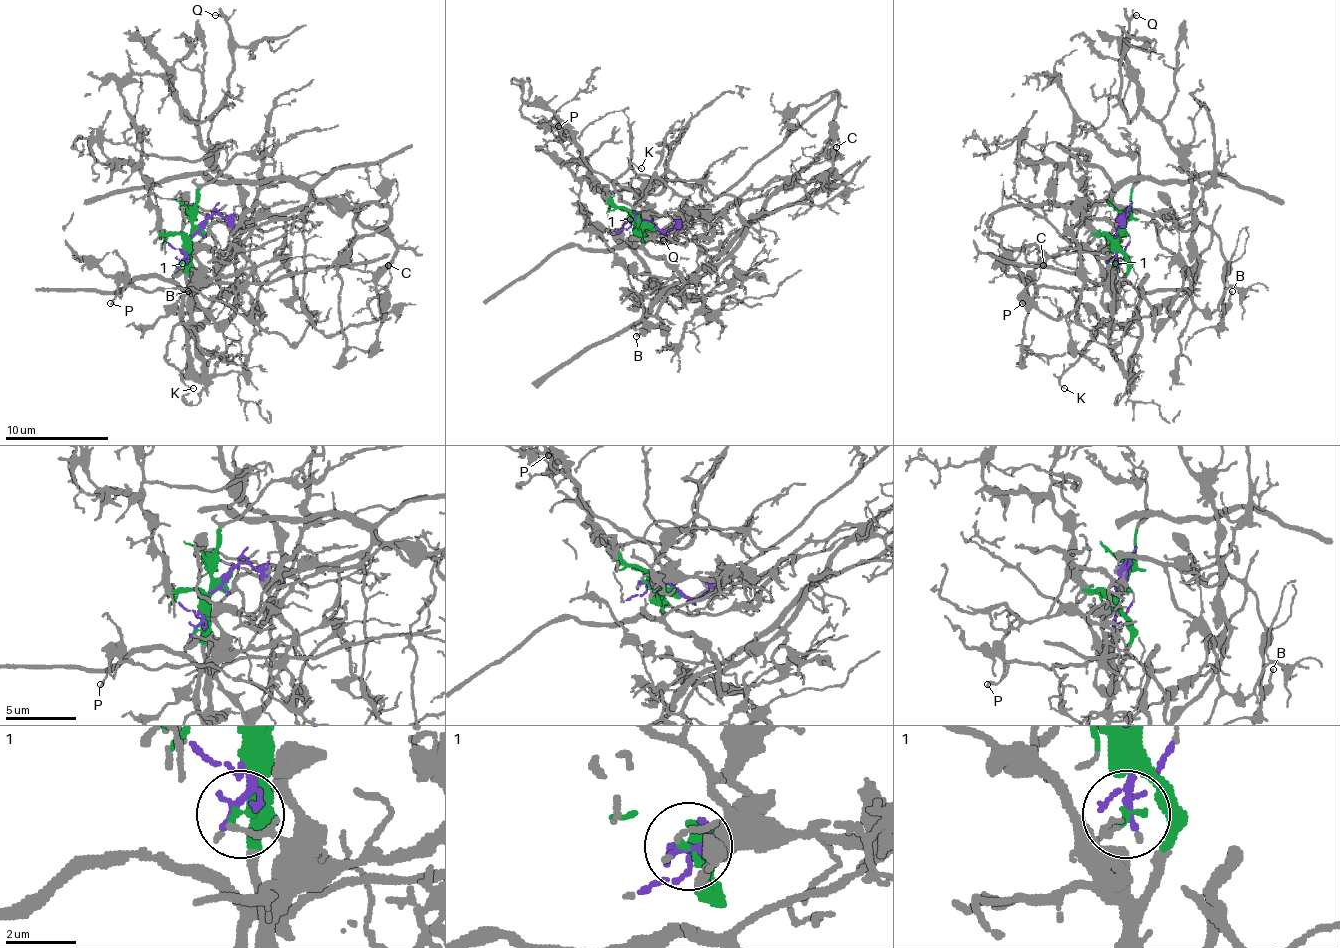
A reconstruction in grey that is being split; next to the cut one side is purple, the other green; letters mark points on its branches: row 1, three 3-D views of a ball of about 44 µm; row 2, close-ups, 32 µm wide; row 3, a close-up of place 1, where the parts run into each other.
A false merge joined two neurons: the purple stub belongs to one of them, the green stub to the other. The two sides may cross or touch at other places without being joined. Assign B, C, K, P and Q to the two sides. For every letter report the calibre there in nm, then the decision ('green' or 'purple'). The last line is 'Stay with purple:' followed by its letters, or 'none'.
B: 140 nm | purple
C: 120 nm | purple
K: 90 nm | green
P: 180 nm | green
Q: 110 nm | green
Stay with purple: B, C

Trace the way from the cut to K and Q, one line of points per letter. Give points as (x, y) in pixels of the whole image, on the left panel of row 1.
K: (199, 231), (191, 239), (186, 265), (189, 319), (173, 329), (168, 345), (170, 363), (194, 389)
Q: (199, 231), (201, 376), (183, 298), (235, 309), (243, 192), (181, 115), (225, 97), (214, 14)

